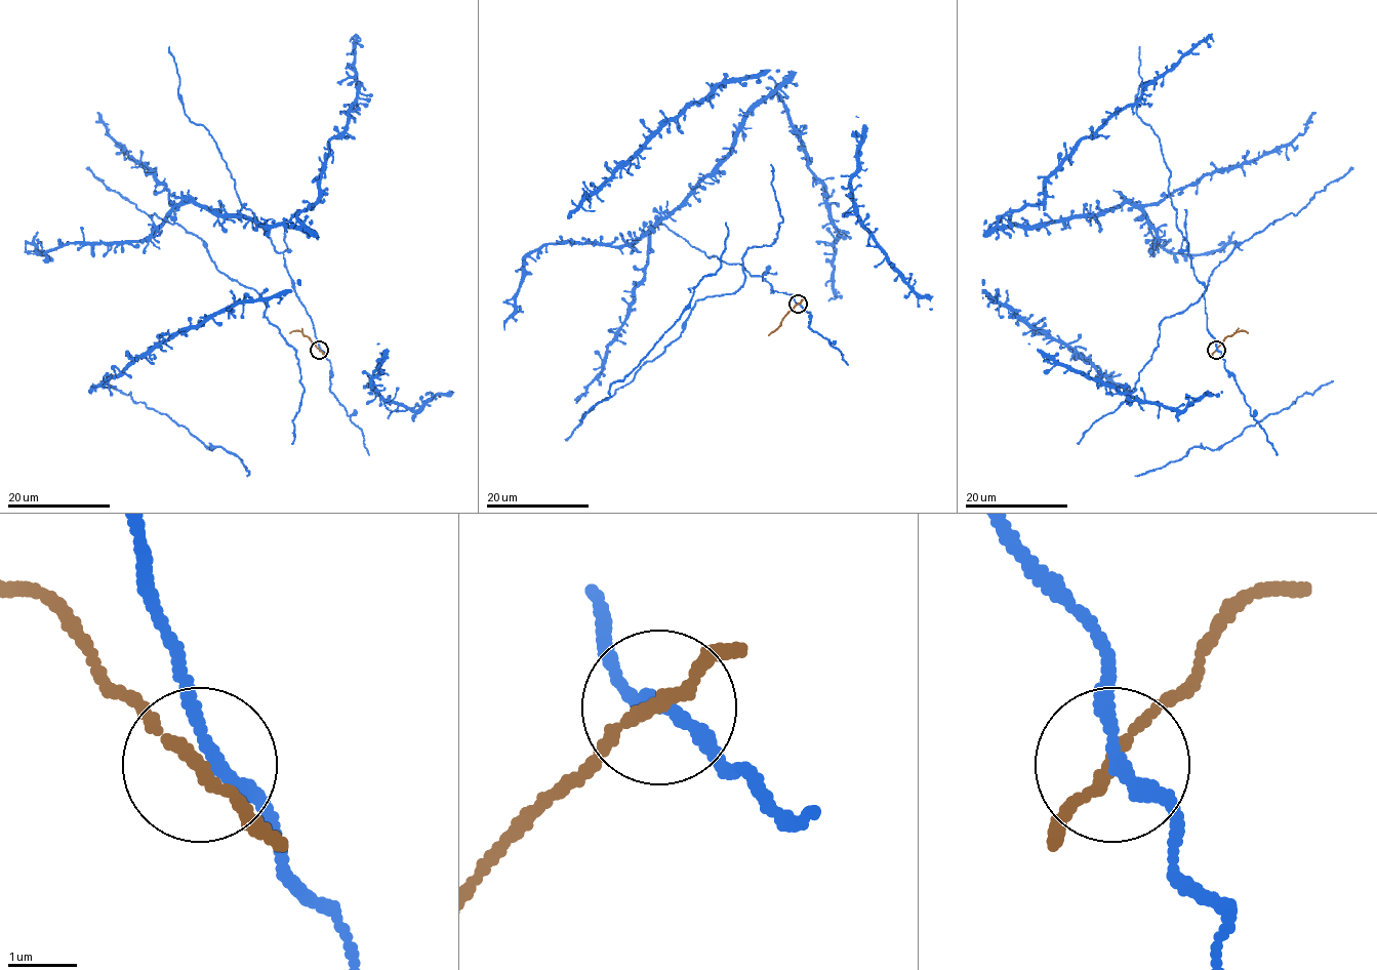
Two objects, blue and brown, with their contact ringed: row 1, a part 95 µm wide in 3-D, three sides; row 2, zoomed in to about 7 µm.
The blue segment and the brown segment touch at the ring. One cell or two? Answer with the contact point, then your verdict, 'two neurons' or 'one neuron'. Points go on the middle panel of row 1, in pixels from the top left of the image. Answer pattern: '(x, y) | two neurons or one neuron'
(798, 304) | two neurons

